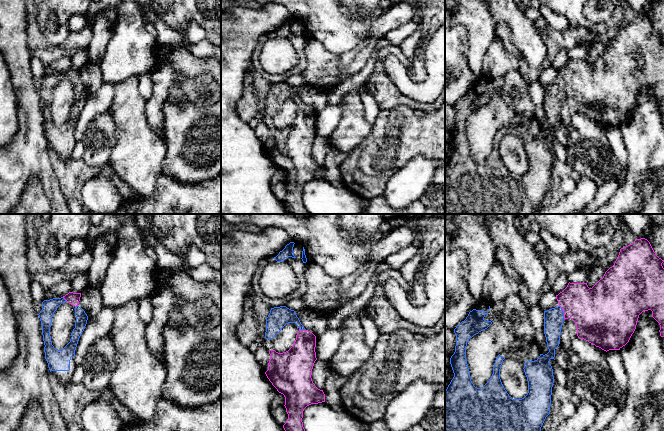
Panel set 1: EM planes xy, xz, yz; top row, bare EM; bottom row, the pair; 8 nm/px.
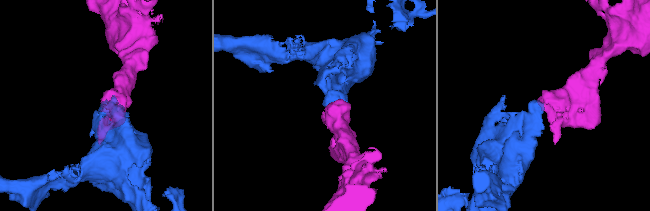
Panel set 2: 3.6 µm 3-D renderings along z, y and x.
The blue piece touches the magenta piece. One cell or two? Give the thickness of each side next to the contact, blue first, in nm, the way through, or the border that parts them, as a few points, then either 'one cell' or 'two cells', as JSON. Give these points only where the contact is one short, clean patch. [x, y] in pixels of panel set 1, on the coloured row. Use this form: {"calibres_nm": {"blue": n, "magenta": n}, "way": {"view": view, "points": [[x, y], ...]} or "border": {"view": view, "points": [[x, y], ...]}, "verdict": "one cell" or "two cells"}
{"calibres_nm": {"blue": 160, "magenta": 380}, "way": {"view": "yz", "points": [[553, 318], [563, 312], [594, 310]]}, "verdict": "one cell"}

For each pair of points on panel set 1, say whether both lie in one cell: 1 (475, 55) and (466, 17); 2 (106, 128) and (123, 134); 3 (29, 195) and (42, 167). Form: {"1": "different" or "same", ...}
{"1": "same", "2": "different", "3": "different"}

